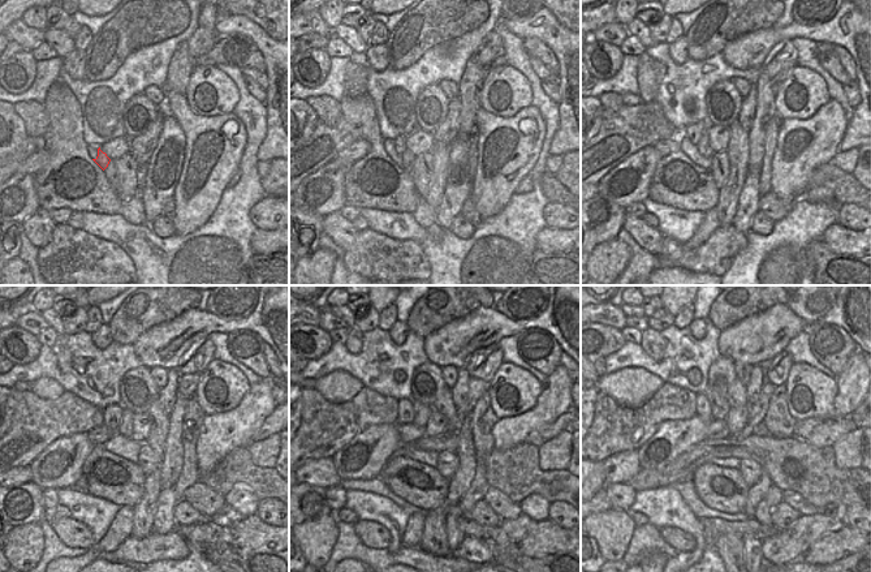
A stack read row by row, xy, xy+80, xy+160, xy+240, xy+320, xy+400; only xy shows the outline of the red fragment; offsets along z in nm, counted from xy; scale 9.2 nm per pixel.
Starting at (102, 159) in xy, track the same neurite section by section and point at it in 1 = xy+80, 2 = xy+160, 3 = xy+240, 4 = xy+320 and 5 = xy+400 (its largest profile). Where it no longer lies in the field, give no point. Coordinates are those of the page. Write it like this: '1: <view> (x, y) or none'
1: xy+80 (400, 146)
2: xy+160 (694, 132)
3: xy+240 (112, 414)
4: xy+320 (405, 416)
5: xy+400 (702, 407)

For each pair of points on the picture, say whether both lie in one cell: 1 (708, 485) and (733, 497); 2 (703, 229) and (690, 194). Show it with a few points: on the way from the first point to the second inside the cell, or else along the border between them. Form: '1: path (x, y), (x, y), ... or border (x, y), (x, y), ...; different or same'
1: path (714, 491), (718, 495), (727, 497); same
2: border (715, 207), (706, 213); different

